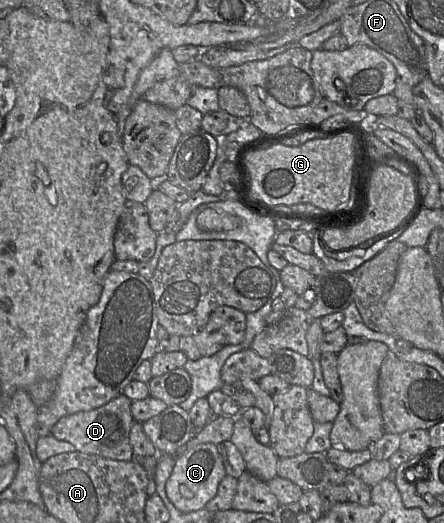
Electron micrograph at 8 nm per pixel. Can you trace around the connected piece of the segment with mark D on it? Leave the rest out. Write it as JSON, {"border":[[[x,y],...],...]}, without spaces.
{"border":[[[121,394],[101,407],[64,416],[52,427],[50,434],[58,440],[71,443],[82,453],[113,460],[133,460],[133,449],[129,438],[134,423],[130,409],[131,402],[128,397]]]}

